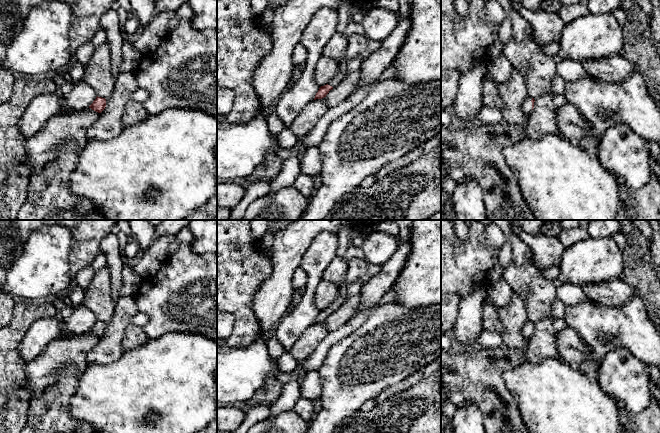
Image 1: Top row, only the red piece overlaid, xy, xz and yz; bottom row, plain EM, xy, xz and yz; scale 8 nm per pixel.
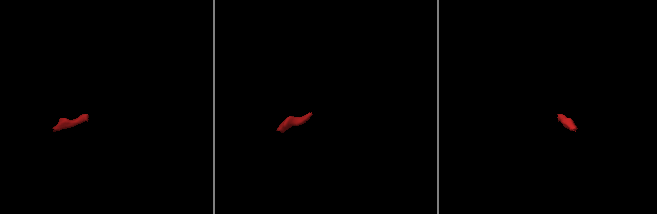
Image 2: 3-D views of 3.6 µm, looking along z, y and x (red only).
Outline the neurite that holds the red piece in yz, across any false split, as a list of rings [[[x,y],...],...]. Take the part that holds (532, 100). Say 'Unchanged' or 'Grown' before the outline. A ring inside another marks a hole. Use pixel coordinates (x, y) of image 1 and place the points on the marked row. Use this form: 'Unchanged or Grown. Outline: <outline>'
Grown. Outline: [[[528,97],[525,102],[522,104],[522,110],[526,114],[530,114],[534,108],[534,98]]]

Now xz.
Grown. Outline: [[[336,32],[324,46],[322,56],[328,56],[338,60],[340,63],[340,69],[338,74],[328,84],[319,88],[314,100],[326,97],[329,91],[346,76],[347,61],[345,59],[345,54],[348,49],[348,41],[348,36],[344,33]]]

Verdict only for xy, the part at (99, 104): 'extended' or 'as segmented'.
as segmented

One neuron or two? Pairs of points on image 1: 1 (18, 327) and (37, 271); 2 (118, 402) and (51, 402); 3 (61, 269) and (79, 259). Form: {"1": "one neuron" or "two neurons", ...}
{"1": "two neurons", "2": "two neurons", "3": "two neurons"}

